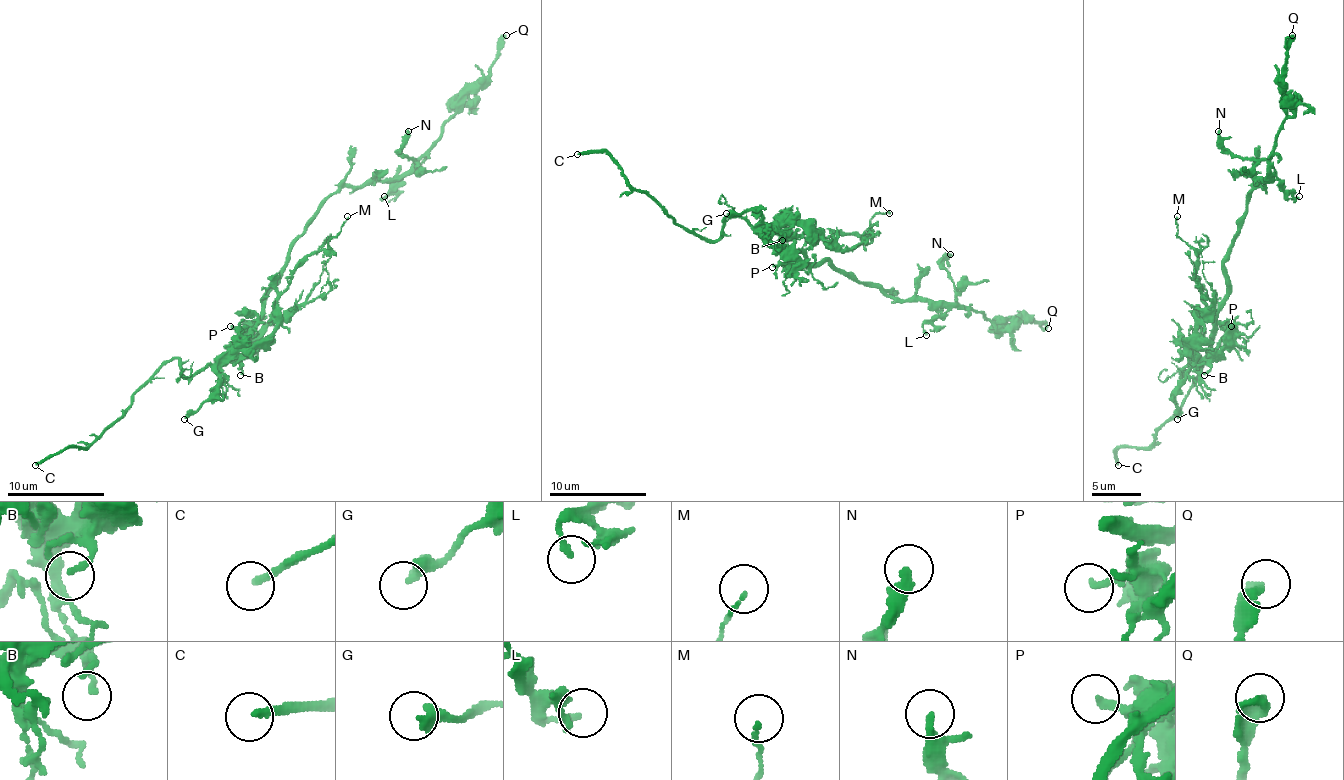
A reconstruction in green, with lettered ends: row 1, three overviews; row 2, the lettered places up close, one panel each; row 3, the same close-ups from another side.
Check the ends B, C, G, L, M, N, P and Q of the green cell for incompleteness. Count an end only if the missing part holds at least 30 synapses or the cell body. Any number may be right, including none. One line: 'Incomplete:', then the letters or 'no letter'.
Incomplete: C

